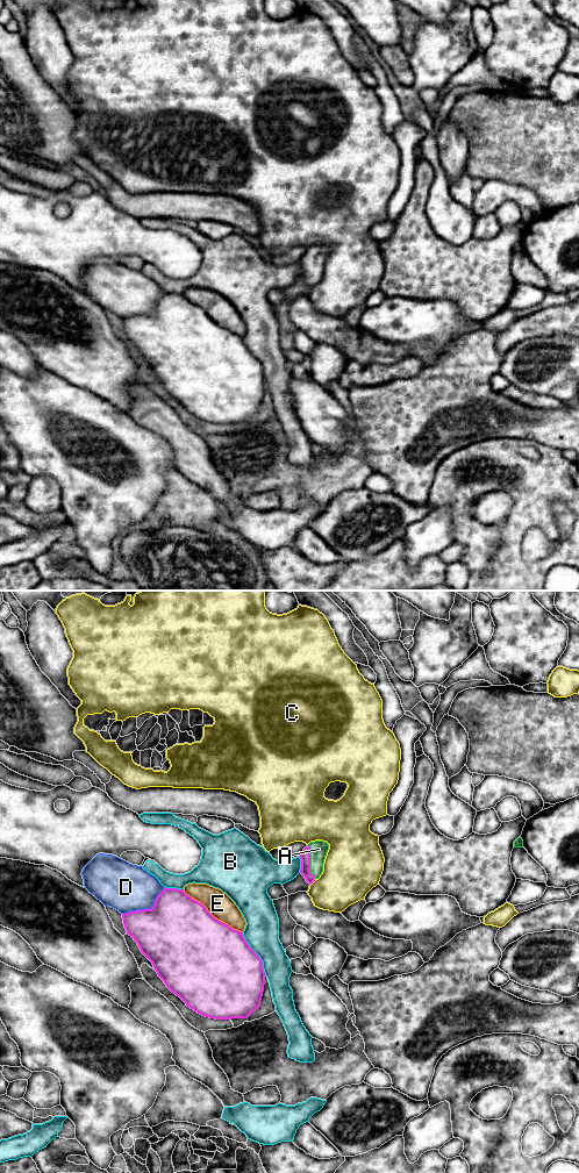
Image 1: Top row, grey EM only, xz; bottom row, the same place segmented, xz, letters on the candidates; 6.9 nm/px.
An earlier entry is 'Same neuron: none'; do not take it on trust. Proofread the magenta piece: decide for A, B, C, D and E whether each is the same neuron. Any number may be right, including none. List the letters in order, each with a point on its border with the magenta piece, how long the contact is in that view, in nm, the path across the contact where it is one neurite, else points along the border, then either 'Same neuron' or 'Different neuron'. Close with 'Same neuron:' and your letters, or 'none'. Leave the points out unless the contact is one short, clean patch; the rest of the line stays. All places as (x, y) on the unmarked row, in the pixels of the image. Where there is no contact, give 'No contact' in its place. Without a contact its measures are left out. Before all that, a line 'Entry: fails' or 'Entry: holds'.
Entry: fails
A: Touches magenta at xz (309, 266). Shared border 240 nm. Path across: xz (305, 260), (309, 266), (319, 254). Same neuron
B: Touches magenta at xz (256, 358). Shared border 340 nm. Different neuron
C: Touches magenta at xz (313, 286). Shared border 60 nm. Different neuron
D: Touches magenta at xz (147, 314). Shared border 360 nm. Different neuron
E: Touches magenta at xz (212, 320). Shared border 500 nm. Different neuron
Same neuron: A

